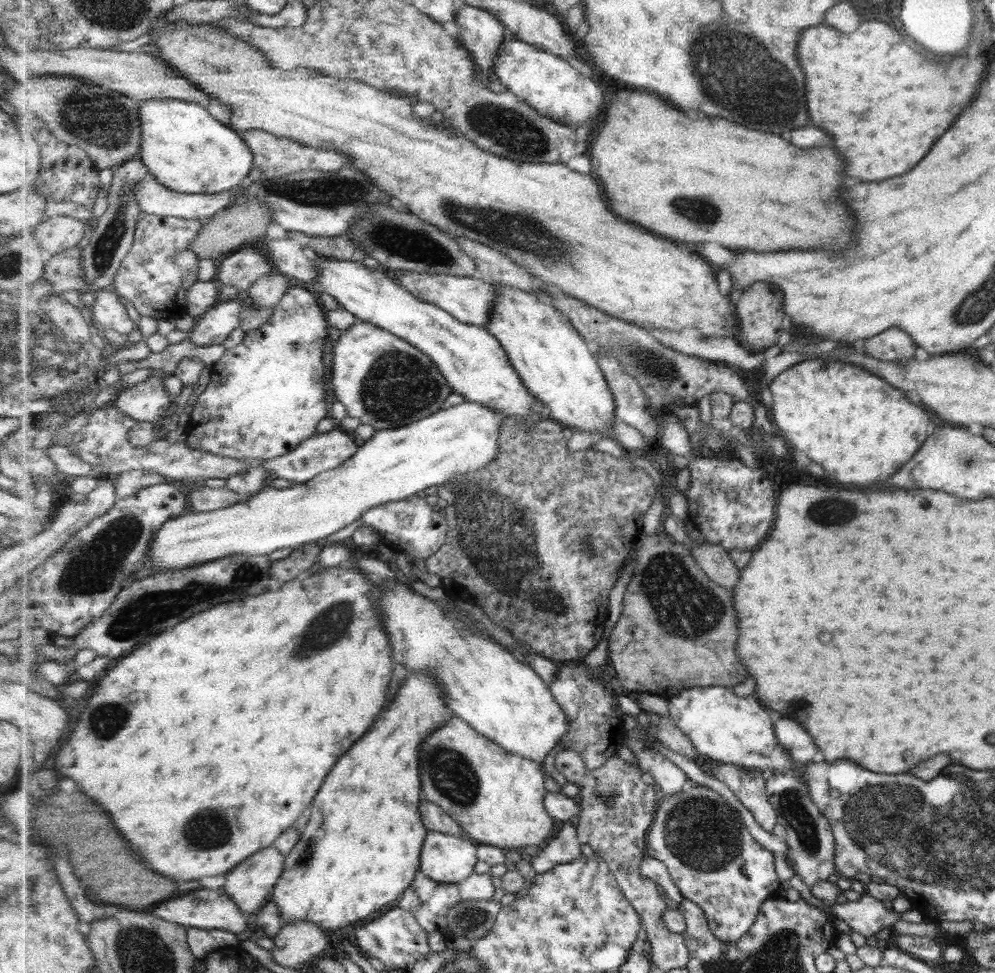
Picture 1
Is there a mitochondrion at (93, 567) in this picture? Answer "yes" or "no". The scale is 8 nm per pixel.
yes

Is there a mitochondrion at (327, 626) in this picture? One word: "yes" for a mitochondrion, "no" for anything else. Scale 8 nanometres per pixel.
yes

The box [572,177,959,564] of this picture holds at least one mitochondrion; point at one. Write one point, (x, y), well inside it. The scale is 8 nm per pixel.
(832, 512)

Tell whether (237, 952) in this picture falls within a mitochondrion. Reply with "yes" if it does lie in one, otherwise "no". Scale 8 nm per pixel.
no

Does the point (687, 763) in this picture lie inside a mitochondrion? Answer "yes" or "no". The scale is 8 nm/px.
no

